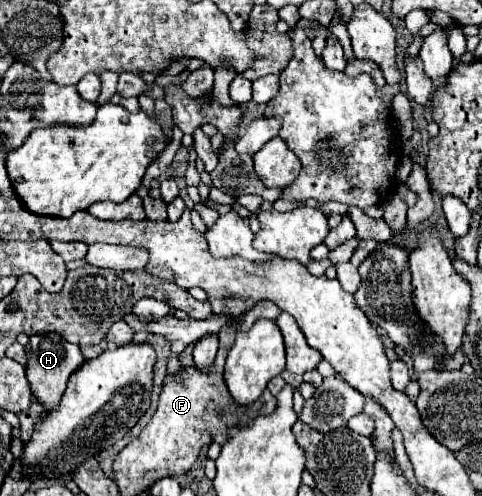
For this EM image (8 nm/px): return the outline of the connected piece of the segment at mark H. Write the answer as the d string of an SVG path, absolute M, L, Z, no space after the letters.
M34 334L34 336L30 336L30 342L26 346L26 356L28 356L26 378L28 378L30 390L36 396L36 400L46 408L46 412L52 412L60 404L68 378L76 370L80 370L80 366L84 364L80 348L76 344L66 342L58 334Z

